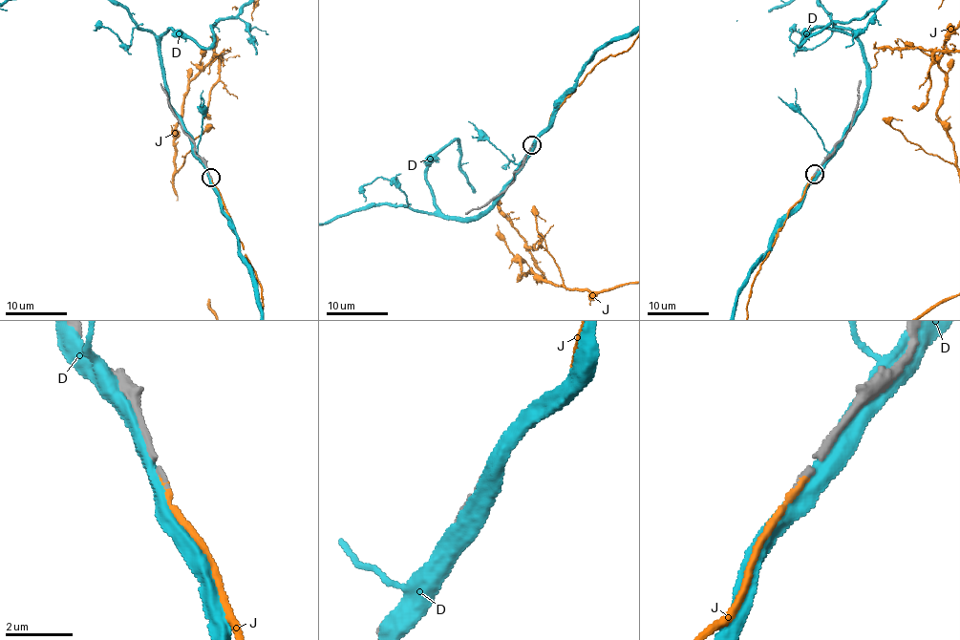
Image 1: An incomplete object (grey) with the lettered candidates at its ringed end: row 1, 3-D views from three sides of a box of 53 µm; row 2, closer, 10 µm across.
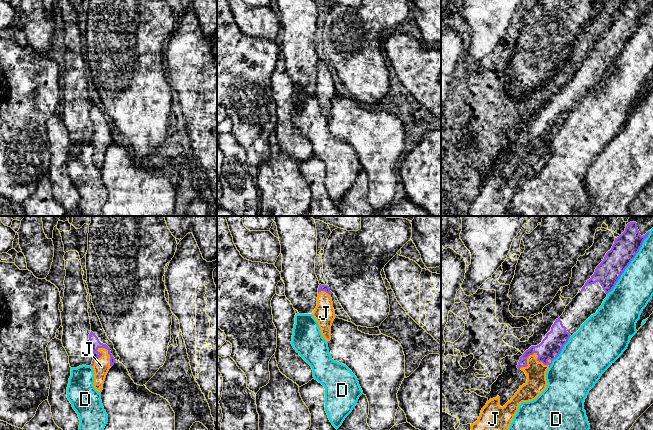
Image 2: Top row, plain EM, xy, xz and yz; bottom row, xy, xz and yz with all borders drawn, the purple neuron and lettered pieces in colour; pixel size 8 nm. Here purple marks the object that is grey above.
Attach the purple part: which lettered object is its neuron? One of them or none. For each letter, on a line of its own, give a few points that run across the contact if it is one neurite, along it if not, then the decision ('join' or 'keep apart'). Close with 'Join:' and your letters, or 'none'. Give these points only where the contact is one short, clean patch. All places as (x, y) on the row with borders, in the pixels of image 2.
D: keep apart
J: join
Join: J

